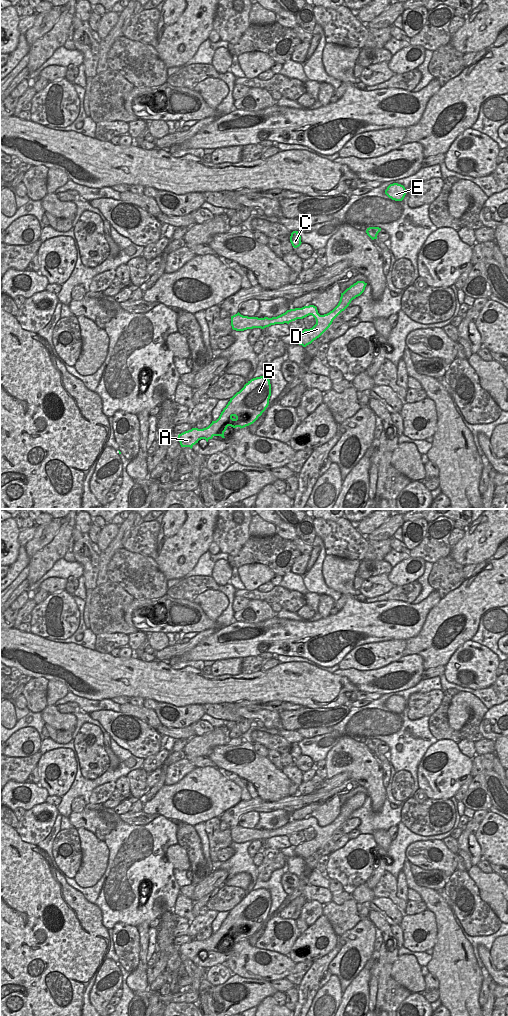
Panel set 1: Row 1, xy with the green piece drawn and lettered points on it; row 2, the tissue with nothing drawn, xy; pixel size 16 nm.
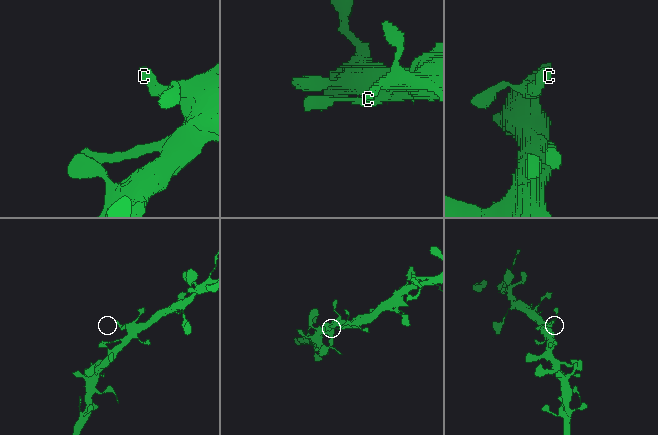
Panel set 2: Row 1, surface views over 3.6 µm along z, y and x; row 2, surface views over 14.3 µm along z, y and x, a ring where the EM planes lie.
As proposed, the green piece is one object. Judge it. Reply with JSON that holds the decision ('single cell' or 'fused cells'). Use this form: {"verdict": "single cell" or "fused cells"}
{"verdict": "single cell"}

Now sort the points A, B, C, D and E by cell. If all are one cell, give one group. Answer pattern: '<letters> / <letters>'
A B C D E

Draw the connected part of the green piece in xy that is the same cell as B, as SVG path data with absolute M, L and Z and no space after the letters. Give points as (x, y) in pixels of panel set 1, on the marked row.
M260 376L248 381L237 392L221 412L219 418L203 429L192 428L178 435L181 447L192 447L199 440L207 442L214 436L224 437L228 426L244 428L253 424L269 405L271 396L270 380Z

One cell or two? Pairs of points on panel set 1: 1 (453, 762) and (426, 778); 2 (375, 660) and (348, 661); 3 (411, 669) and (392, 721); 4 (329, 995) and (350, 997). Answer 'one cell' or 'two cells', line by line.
1: one cell
2: one cell
3: two cells
4: two cells

